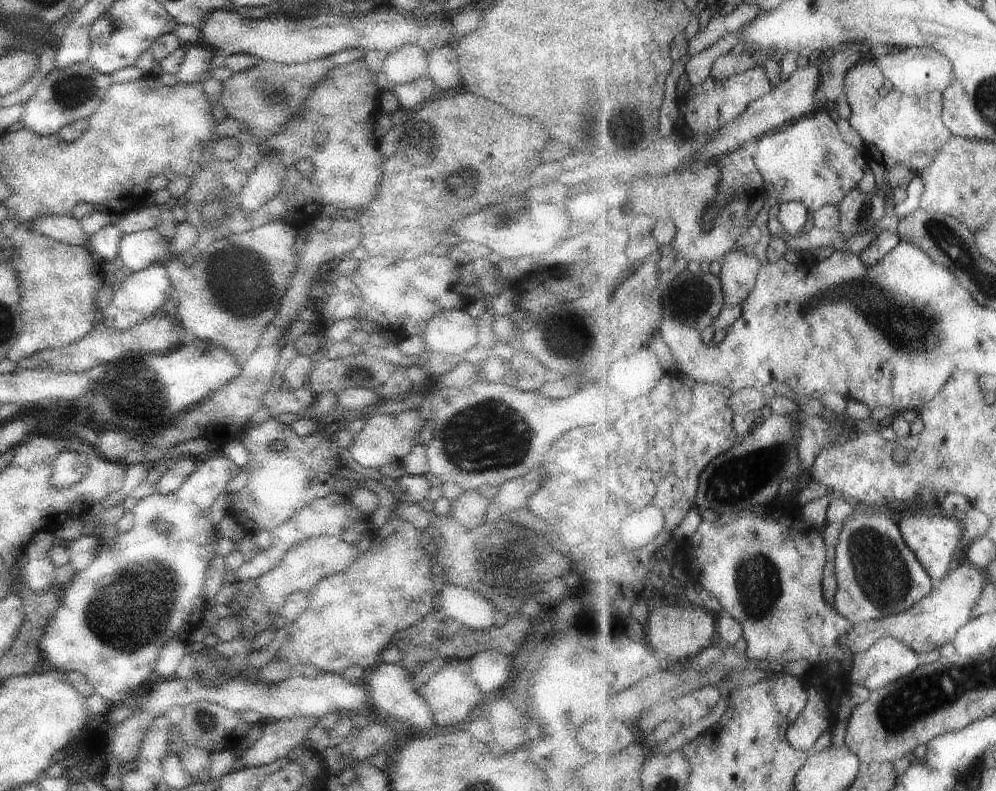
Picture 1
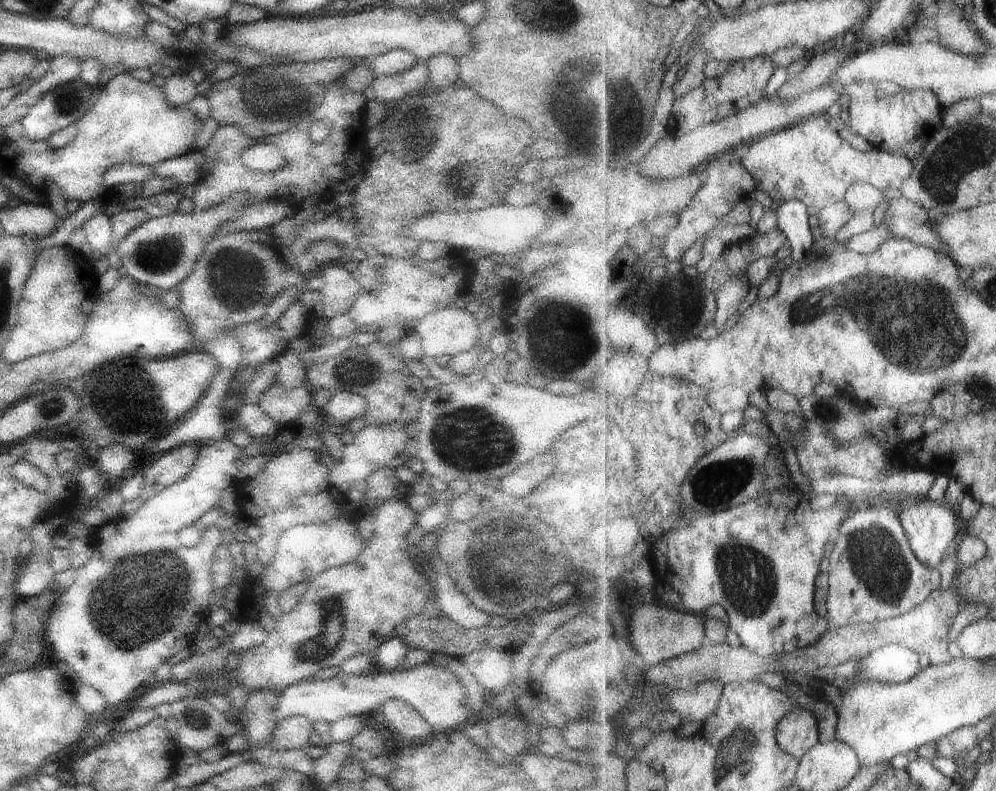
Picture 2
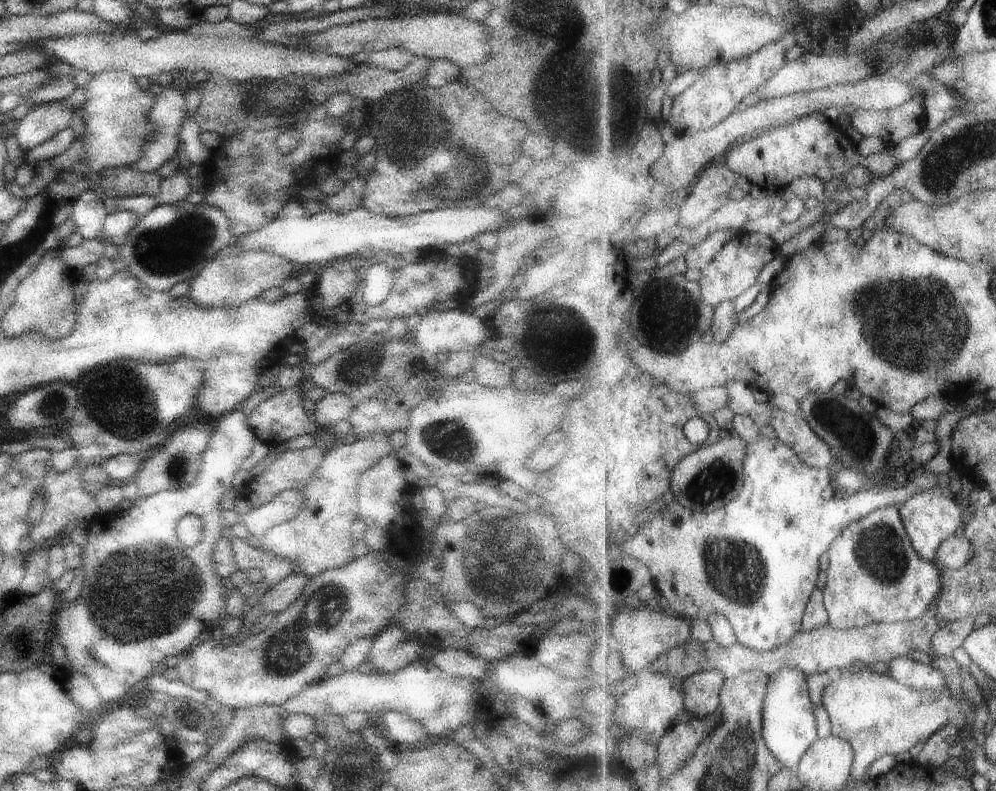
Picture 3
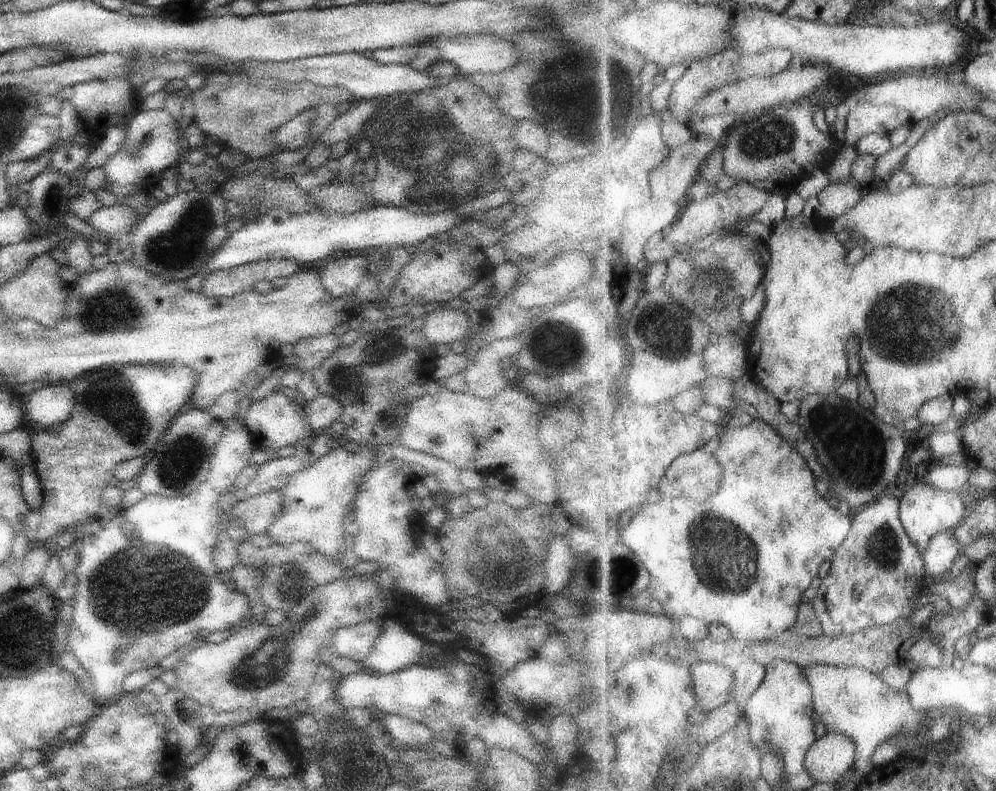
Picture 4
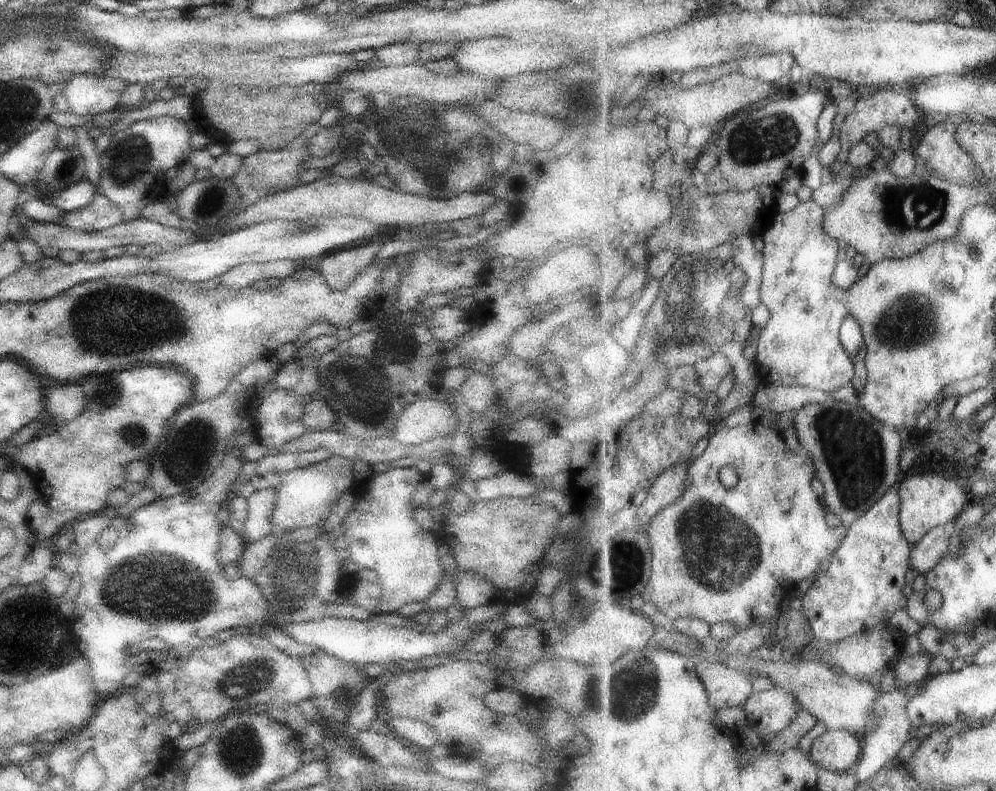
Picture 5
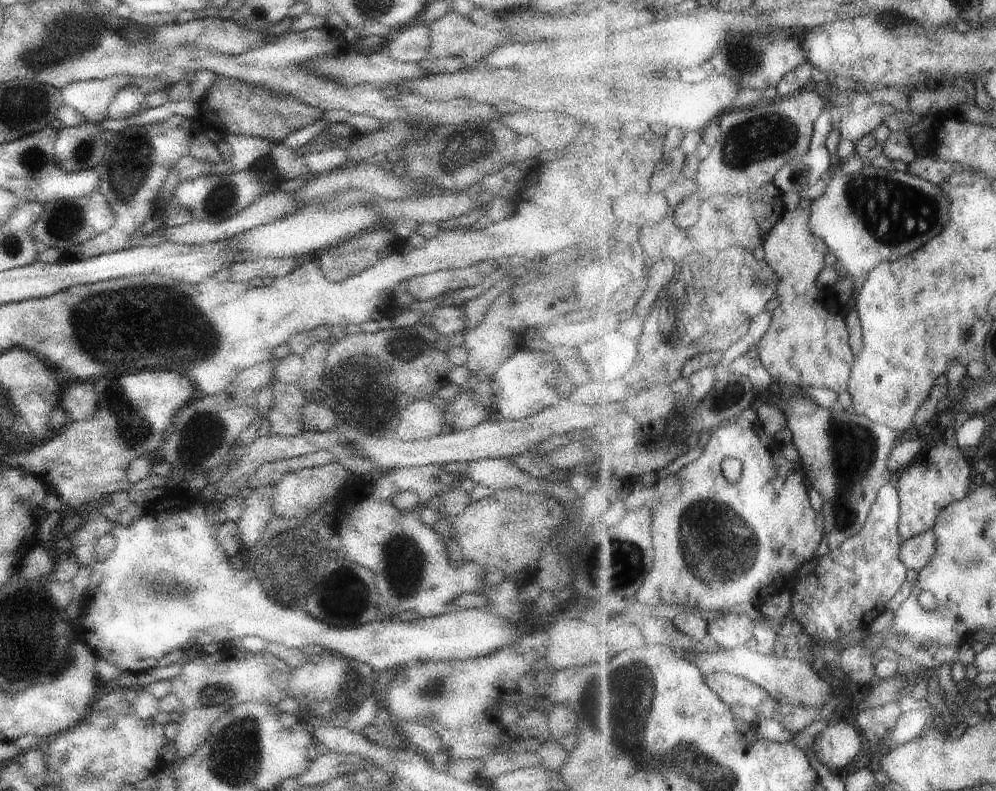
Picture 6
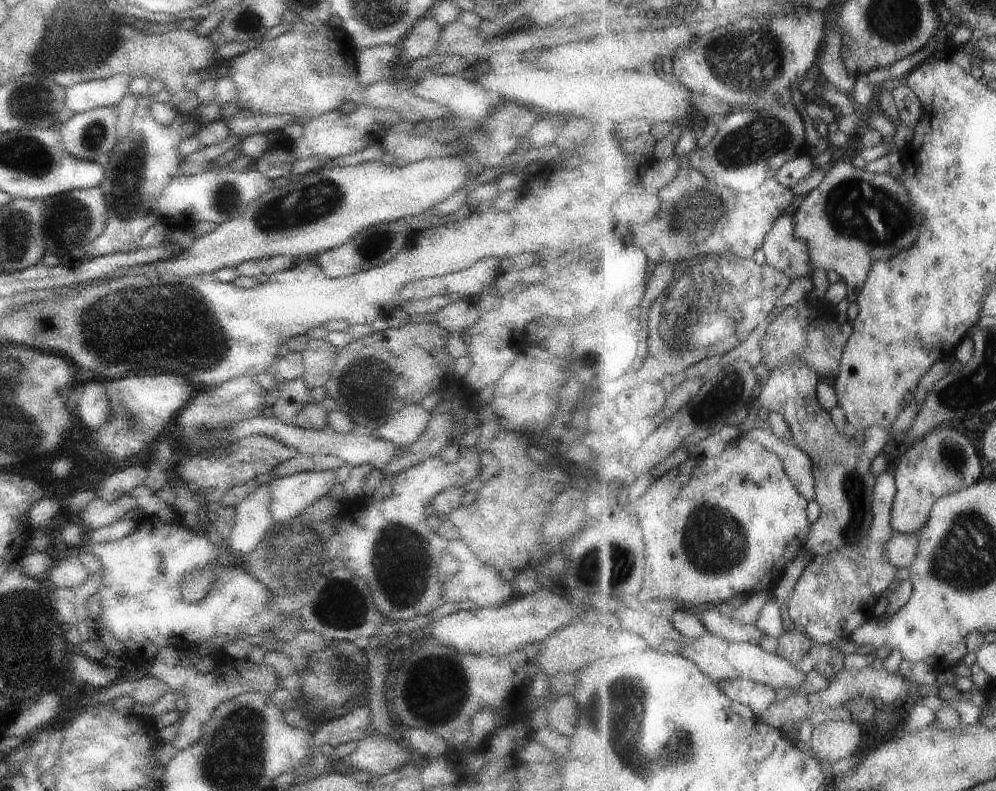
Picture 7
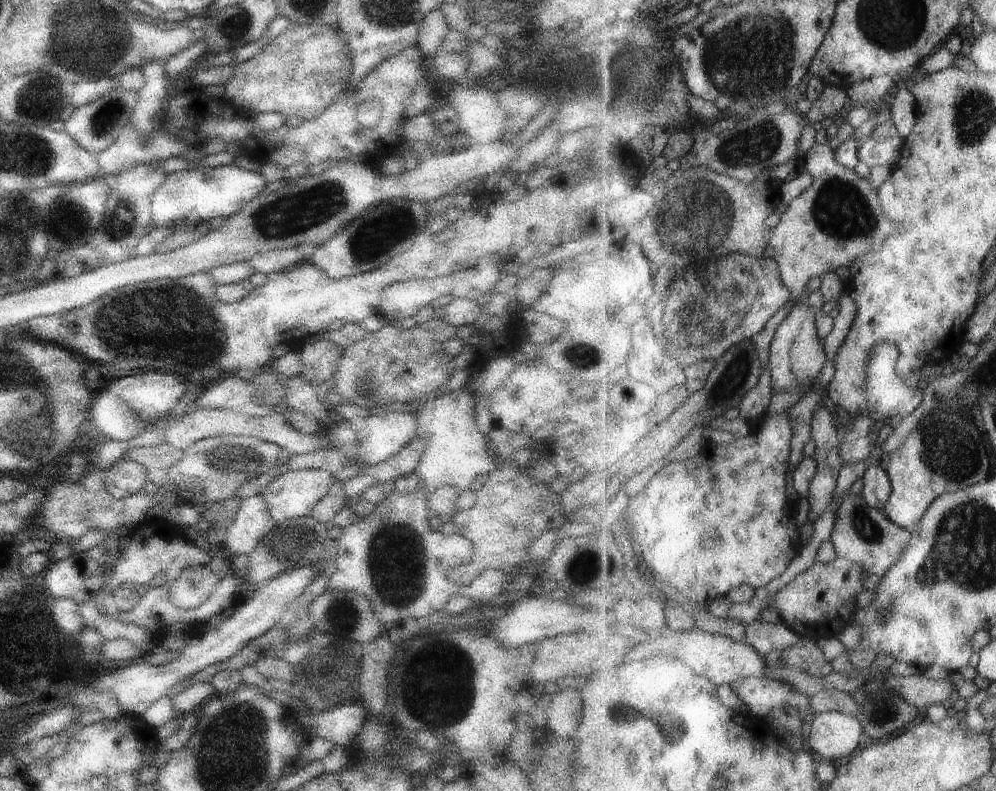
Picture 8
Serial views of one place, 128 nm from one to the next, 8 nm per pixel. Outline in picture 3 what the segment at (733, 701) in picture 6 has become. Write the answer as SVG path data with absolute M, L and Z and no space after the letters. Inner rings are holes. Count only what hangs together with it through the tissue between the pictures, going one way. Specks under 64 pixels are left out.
M717 669L701 670L683 682L684 710L692 719L711 716L720 707L720 694L727 677Z

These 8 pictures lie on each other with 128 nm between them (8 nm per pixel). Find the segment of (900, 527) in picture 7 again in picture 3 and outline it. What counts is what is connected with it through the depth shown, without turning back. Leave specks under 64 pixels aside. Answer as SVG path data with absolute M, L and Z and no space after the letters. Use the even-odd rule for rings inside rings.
M929 488L914 494L899 506L901 518L904 520L905 528L911 537L913 546L925 560L934 562L941 544L957 534L961 526L961 518L965 514L959 506L957 497L950 495L946 490Z

